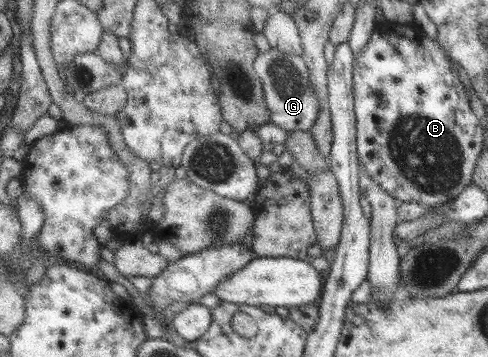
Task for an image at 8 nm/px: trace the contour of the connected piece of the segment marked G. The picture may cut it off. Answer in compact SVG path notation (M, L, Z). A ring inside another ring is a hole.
M277 49L259 52L253 68L263 87L263 98L269 111L270 123L288 131L309 131L321 106L308 85L307 69L300 55L288 55Z

